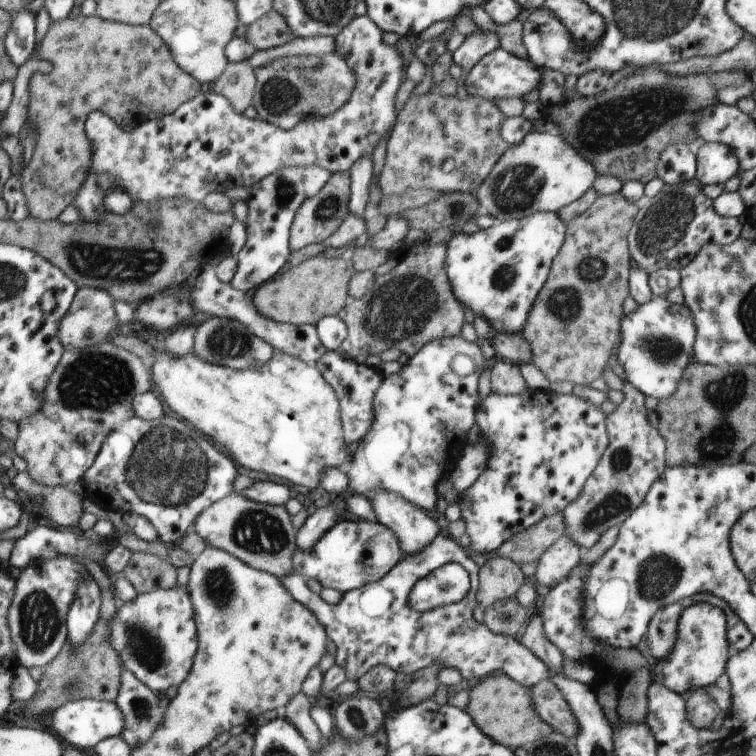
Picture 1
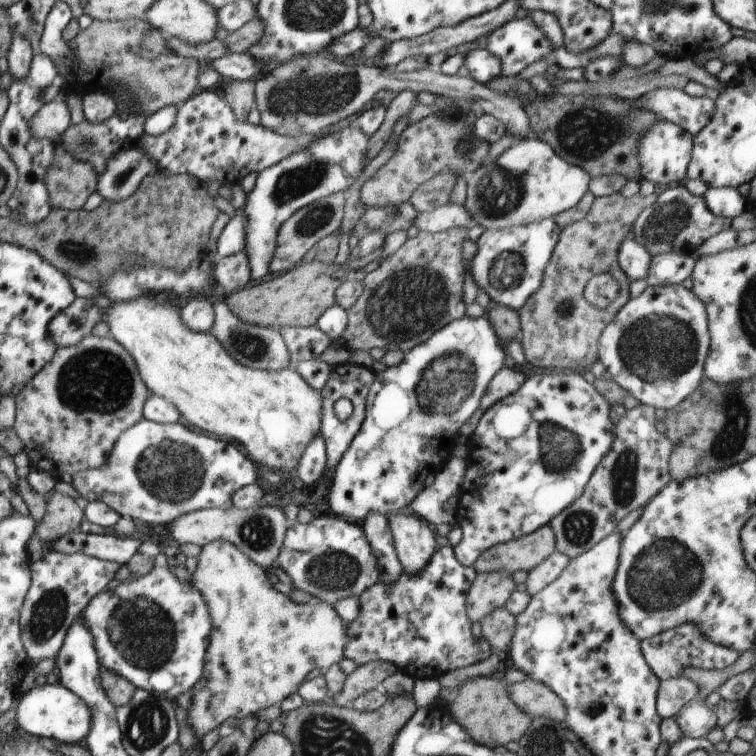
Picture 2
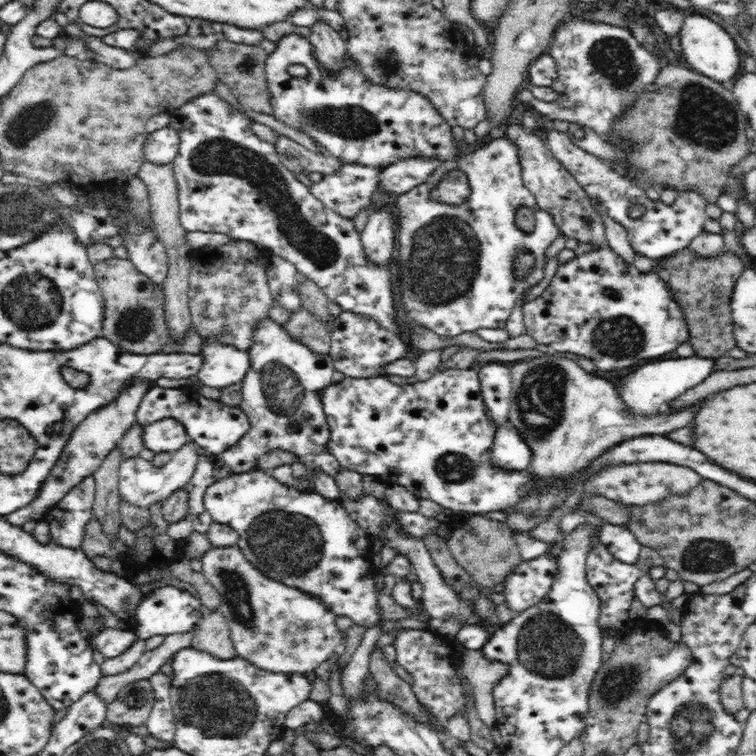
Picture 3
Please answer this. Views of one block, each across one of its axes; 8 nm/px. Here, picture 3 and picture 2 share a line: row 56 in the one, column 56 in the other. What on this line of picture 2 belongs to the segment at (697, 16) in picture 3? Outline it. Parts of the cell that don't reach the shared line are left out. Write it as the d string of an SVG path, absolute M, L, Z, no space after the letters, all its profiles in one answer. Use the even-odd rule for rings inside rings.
M62 683L34 686L30 692L24 694L17 703L16 719L19 726L26 732L46 739L54 739L61 743L80 742L91 732L91 707L74 691L68 690Z

